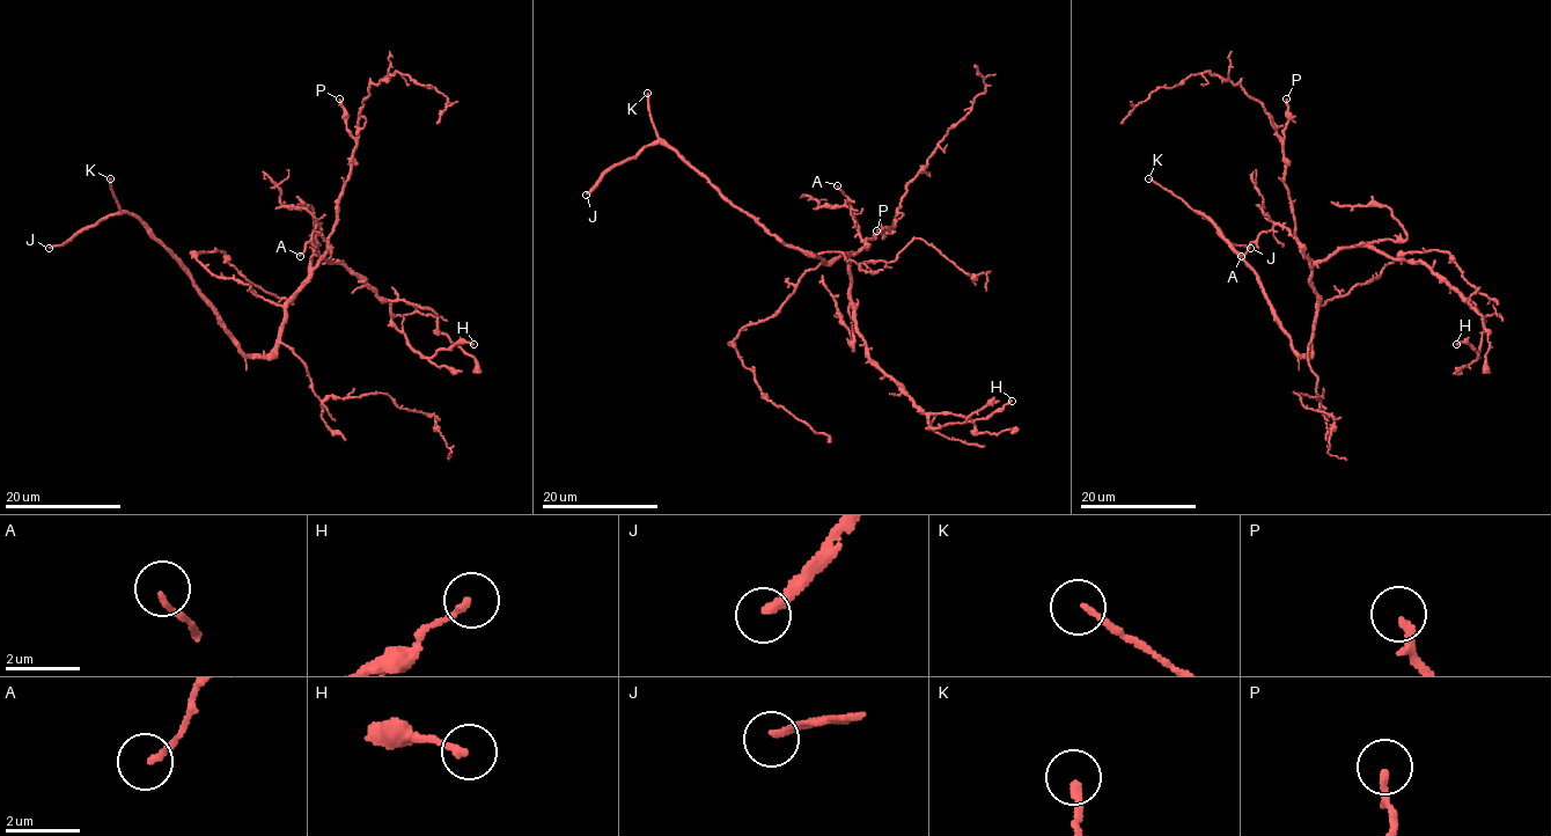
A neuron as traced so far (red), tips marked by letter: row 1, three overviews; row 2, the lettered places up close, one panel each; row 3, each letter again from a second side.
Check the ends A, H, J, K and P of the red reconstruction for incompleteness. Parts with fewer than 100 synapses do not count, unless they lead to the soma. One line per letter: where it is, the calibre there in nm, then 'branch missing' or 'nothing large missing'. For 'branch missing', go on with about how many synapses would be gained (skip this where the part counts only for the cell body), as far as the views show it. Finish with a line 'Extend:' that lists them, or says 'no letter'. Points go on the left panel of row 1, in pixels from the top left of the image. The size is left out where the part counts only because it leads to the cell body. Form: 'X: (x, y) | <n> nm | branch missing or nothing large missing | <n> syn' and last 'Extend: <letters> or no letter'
A: (300, 256) | 150 nm | nothing large missing
H: (473, 344) | 170 nm | nothing large missing
J: (49, 248) | 200 nm | branch missing | 190 syn
K: (110, 178) | 180 nm | branch missing
P: (339, 98) | 200 nm | nothing large missing
Extend: J, K

